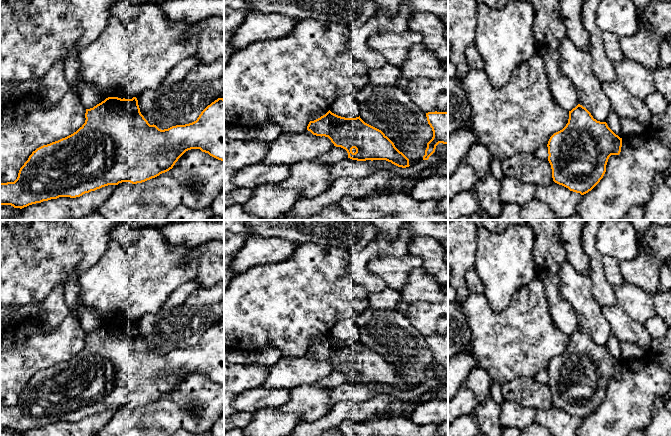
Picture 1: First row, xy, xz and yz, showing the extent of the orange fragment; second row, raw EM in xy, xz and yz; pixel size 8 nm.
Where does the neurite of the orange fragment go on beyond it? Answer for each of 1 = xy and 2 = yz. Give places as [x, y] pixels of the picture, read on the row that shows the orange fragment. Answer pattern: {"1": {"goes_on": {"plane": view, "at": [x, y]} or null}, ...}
{"1": {"goes_on": null}, "2": {"goes_on": null}}

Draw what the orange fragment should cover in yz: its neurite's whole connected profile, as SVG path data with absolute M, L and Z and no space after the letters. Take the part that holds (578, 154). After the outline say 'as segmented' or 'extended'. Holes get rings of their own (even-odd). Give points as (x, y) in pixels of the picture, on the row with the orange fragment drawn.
M578 104L569 111L566 126L550 137L547 147L553 181L584 195L603 178L609 157L620 154L622 138Z; as segmented

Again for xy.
M108 97L93 108L86 109L85 123L73 134L37 148L20 168L14 182L0 183L0 205L24 208L59 197L80 197L108 185L122 182L142 183L173 168L188 150L200 149L210 156L224 161L224 99L218 98L208 105L196 121L161 130L150 125L140 112L138 100Z; as segmented

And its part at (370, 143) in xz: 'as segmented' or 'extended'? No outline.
as segmented

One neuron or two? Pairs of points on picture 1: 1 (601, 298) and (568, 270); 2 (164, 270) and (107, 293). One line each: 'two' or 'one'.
1: two
2: one

